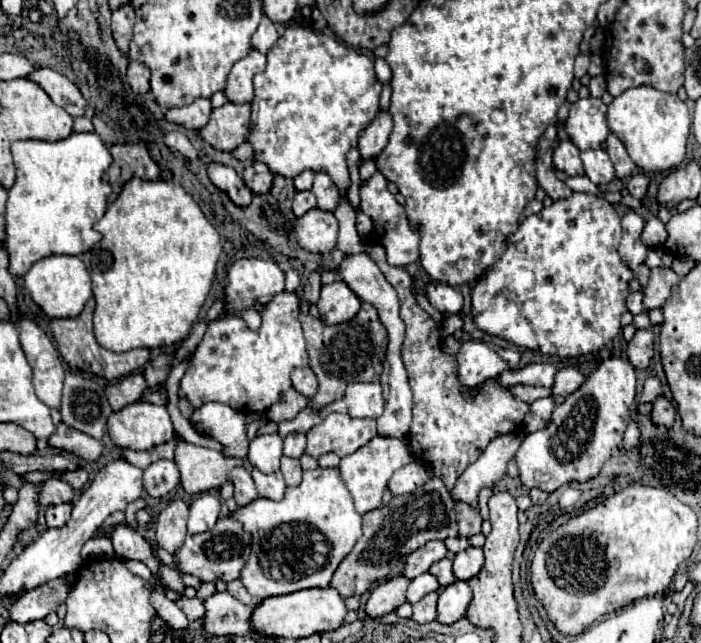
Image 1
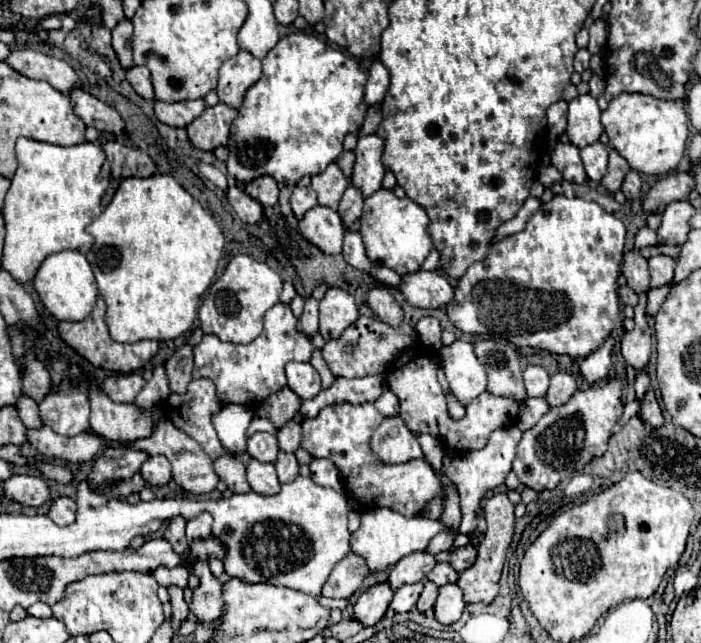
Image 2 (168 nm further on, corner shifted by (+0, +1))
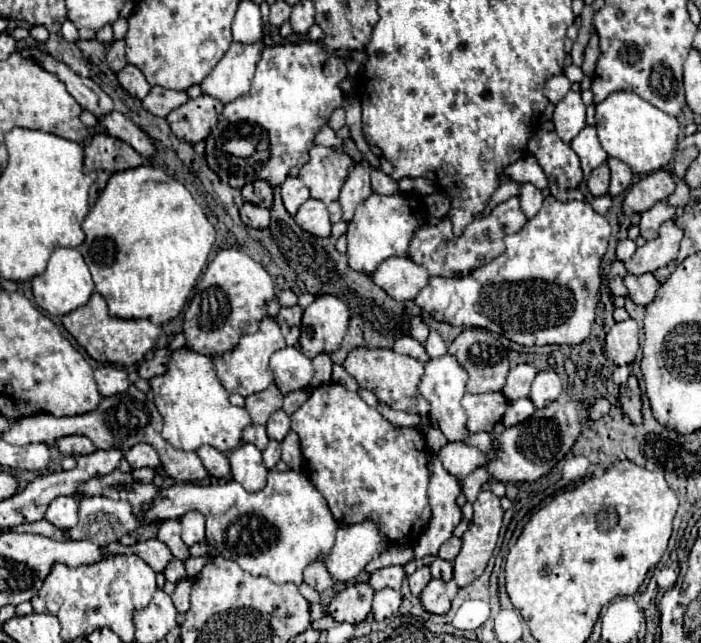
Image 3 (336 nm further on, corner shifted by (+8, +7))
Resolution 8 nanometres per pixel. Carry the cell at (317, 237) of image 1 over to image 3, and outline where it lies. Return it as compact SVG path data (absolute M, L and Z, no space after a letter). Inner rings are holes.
M309 197L299 207L299 211L295 213L293 219L303 231L307 231L311 235L329 235L331 233L331 221L329 221L327 205L319 199Z

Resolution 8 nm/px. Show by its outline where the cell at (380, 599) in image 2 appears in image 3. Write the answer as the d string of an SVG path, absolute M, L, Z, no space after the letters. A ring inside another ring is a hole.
M355 583L339 591L329 607L327 615L331 615L339 623L361 623L367 619L371 611L371 599L373 599L373 589L367 583Z

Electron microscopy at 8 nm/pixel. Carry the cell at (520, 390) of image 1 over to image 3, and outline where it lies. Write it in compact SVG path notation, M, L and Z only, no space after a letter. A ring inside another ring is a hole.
M467 327L461 331L461 335L449 345L449 355L457 359L457 363L467 371L469 381L467 381L467 393L479 395L479 393L491 393L491 391L501 391L505 377L509 373L509 359L507 359L507 349L501 345L501 341L487 329L479 327Z

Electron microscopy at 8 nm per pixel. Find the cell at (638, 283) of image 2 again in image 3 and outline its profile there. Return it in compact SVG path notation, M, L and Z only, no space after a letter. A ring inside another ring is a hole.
M627 275L623 279L627 291L629 291L629 297L635 305L649 305L655 295L657 295L657 289L661 287L661 283L653 277L633 277L633 275Z

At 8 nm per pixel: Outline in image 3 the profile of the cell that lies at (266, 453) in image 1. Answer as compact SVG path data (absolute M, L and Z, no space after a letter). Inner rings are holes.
M247 425L243 429L243 441L253 443L255 447L259 447L263 451L267 447L267 443L269 443L269 437L267 437L263 425Z

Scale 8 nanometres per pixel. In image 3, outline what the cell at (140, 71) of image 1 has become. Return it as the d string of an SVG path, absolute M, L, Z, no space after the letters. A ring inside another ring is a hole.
M127 65L123 71L119 71L119 73L117 73L117 79L119 79L121 87L123 87L129 95L133 95L133 97L137 97L137 99L143 99L143 97L149 93L149 89L151 89L151 85L147 83L145 75L143 75L135 65Z

